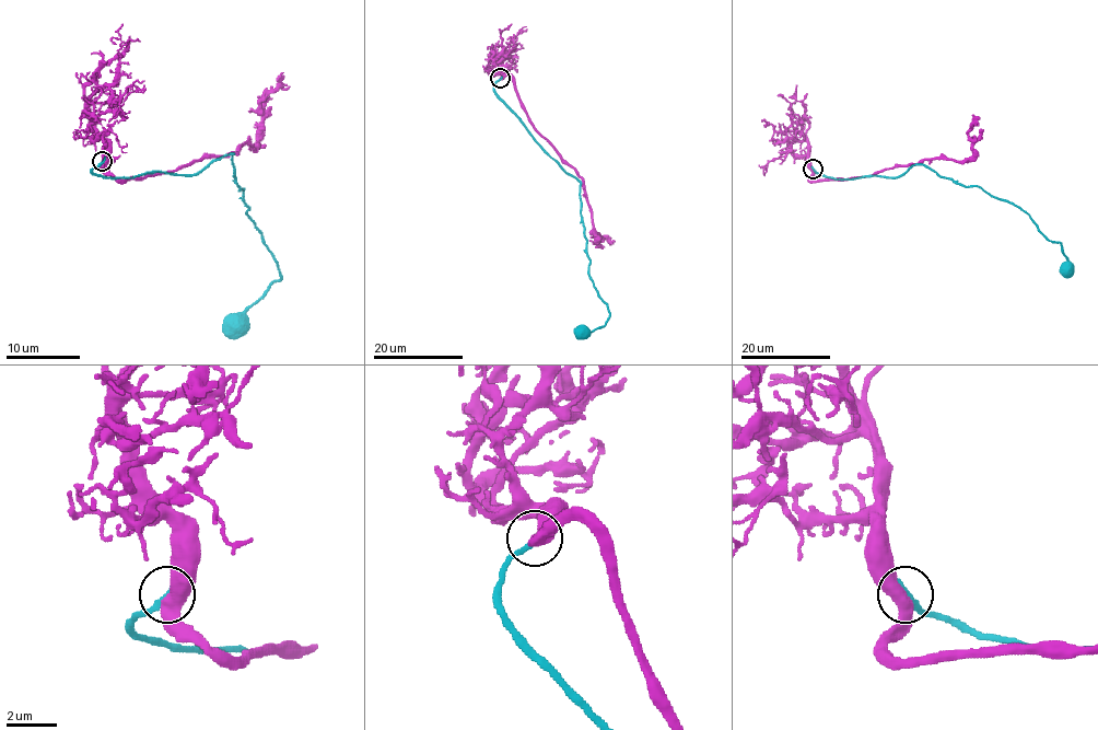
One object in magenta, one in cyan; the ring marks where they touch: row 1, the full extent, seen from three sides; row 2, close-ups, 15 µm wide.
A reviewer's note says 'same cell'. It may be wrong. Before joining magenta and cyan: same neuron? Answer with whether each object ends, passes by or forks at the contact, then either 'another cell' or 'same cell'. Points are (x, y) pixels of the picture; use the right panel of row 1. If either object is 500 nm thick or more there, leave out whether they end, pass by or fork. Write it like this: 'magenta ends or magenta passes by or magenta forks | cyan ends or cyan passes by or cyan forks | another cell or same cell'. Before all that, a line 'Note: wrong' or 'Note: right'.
Note: right
magenta passes by | cyan ends | same cell

